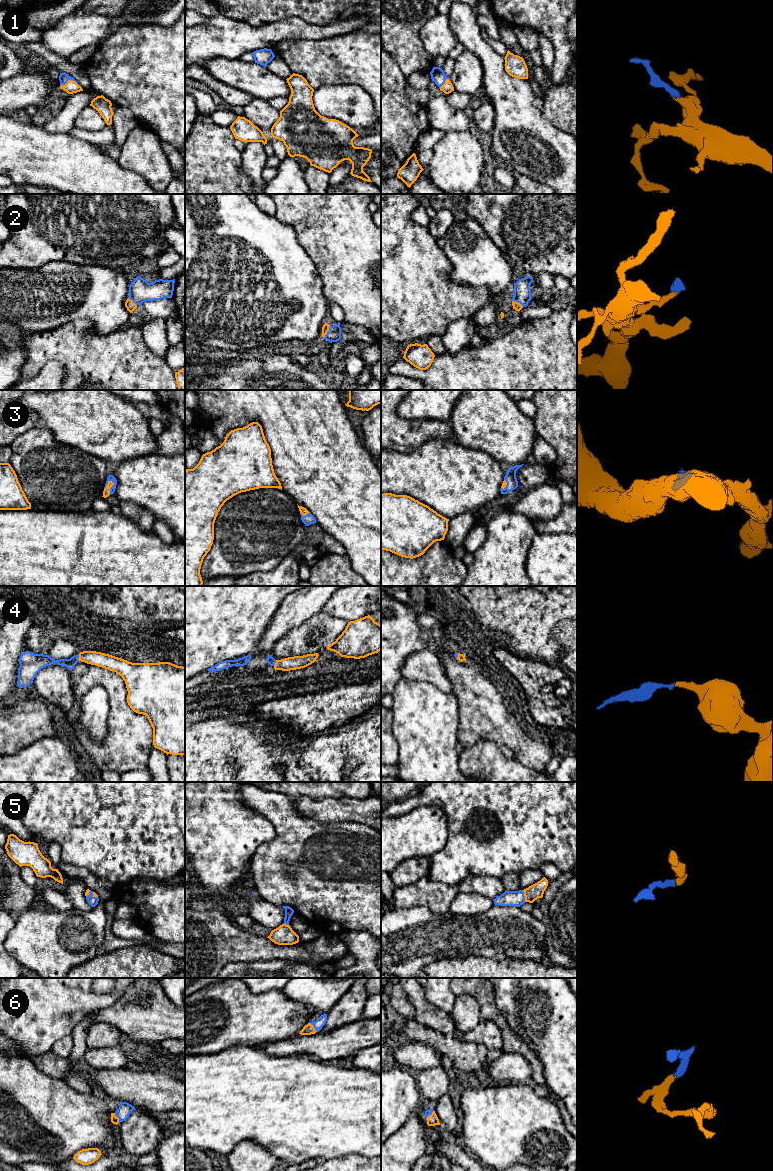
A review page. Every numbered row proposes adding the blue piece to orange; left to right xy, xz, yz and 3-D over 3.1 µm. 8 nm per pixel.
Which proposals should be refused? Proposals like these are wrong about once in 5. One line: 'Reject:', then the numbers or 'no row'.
Reject: no row

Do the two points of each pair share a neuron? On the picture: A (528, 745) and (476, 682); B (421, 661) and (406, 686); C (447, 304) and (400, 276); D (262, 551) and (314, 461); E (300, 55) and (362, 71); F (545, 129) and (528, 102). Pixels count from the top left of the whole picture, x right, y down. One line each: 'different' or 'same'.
A: same
B: different
C: same
D: different
E: same
F: same

